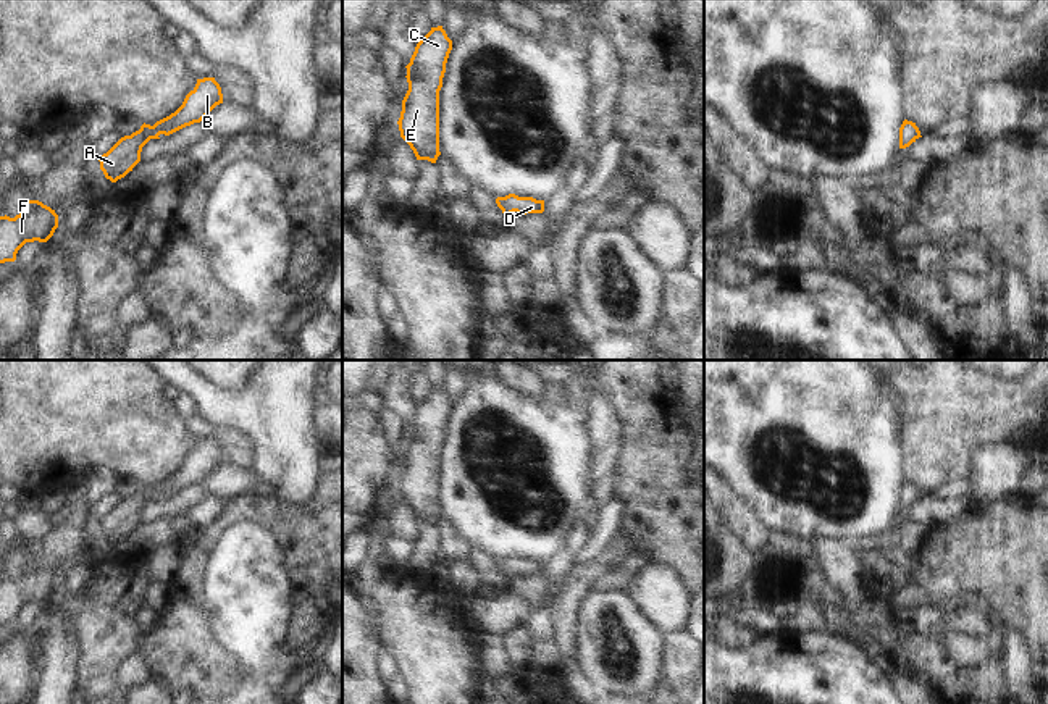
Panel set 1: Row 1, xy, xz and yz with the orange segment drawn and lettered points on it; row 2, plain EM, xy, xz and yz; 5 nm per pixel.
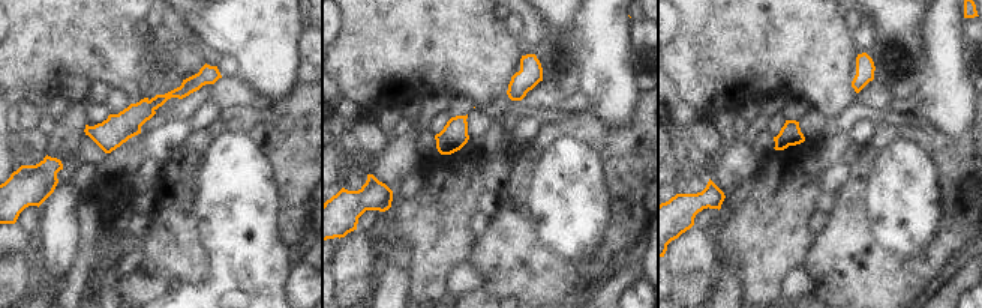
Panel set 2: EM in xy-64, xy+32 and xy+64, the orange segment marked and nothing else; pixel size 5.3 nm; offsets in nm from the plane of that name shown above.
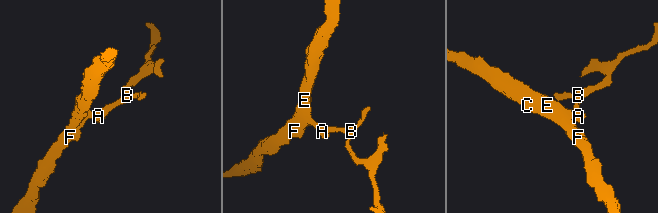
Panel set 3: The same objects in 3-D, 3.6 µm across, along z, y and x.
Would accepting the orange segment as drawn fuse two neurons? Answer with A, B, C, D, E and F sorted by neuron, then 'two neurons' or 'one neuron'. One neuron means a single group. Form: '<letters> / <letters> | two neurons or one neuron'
A B C D E F | one neuron

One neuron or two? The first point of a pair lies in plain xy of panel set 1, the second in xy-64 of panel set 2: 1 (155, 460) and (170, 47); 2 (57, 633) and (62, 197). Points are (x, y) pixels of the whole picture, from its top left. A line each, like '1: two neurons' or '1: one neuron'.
1: two neurons
2: one neuron

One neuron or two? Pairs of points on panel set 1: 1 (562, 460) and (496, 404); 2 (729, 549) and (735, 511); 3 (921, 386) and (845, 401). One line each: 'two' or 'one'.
1: one
2: two
3: two

